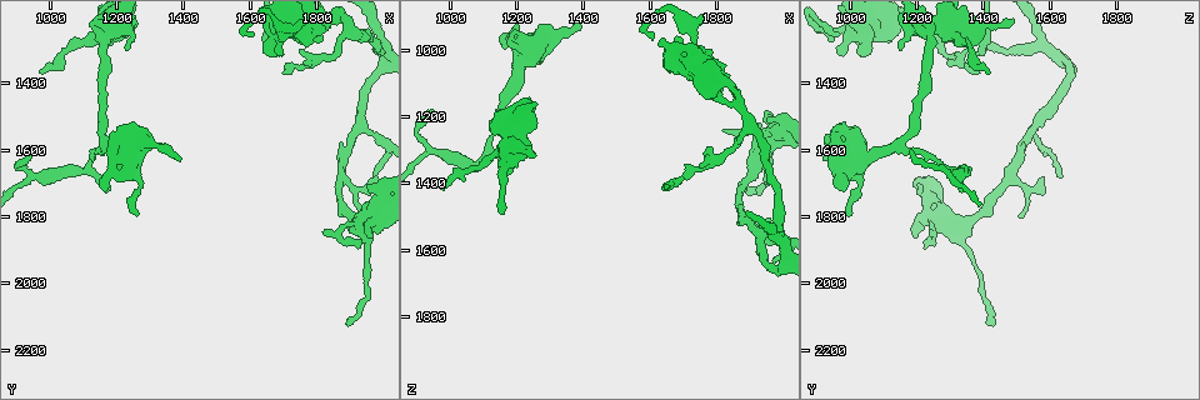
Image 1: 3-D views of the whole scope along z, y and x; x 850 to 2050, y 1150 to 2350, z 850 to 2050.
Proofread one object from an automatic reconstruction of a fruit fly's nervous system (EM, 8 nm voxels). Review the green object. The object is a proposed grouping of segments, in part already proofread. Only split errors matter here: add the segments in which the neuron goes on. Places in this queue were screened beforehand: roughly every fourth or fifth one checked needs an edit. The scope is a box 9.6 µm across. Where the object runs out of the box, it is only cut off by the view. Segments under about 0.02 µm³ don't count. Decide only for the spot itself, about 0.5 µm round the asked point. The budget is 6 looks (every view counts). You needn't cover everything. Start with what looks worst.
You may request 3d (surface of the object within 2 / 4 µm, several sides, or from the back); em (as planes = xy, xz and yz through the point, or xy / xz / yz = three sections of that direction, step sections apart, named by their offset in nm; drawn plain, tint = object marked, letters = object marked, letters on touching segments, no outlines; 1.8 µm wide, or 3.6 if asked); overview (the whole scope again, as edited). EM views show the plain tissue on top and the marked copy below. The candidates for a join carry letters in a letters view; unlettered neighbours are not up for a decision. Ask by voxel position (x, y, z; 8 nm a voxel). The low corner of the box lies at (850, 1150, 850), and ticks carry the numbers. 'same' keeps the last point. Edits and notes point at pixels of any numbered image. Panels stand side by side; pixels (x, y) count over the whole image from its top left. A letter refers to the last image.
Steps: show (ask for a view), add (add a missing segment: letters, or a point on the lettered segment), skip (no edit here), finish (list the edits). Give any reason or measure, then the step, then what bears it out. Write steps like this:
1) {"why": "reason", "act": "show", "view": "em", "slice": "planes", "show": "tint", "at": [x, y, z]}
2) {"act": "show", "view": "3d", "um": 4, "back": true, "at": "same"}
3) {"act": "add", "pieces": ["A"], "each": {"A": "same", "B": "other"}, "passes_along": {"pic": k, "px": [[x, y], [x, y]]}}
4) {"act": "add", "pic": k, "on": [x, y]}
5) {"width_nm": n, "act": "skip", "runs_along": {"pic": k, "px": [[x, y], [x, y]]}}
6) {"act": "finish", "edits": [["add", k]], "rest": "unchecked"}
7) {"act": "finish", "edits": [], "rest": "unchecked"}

{"why": "looks like a crossing", "act": "show", "view": "3d", "um": 2, "back": true, "at": [1180, 1230, 1230]}

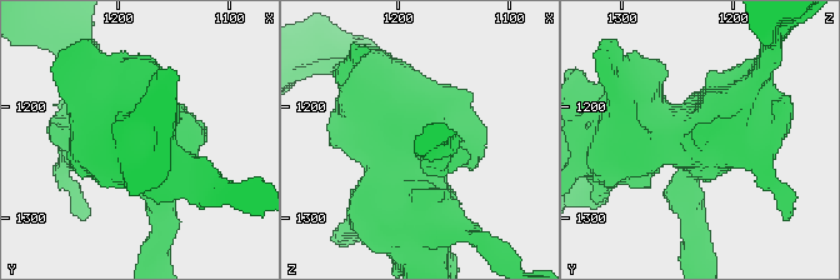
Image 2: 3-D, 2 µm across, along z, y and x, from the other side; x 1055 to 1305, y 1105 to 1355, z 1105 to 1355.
{"act": "show", "view": "em", "slice": "planes", "show": "letters", "at": "same"}

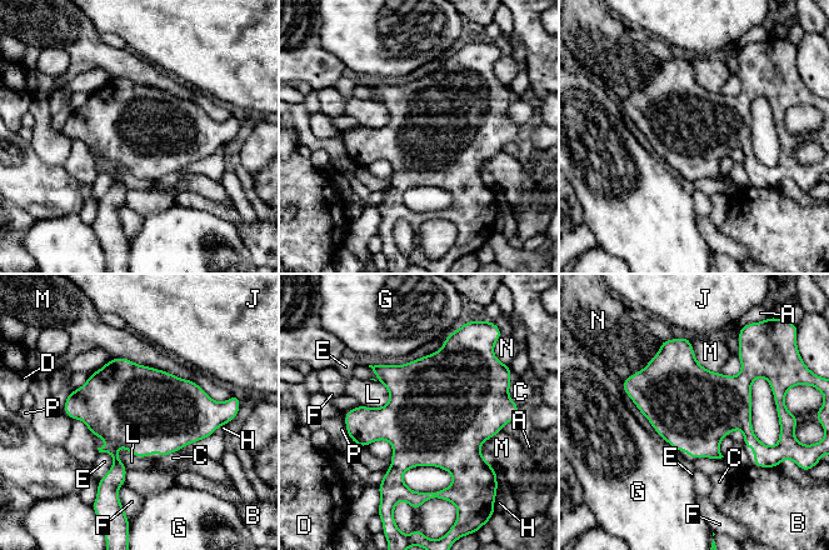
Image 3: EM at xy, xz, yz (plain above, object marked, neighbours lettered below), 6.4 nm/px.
{"width_nm": 550, "act": "skip", "each": {"A": "other", "B": "other", "C": "other", "D": "other", "E": "other", "F": "other", "G": "other", "H": "other", "J": "other", "L": "other", "M": "other", "N": "other", "P": "other"}, "border": {"pic": 3, "px": [[390, 394], [381, 406], [360, 405]]}, "found": "none of them fits"}

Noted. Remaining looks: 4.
{"why": "calibre changes", "act": "show", "view": "3d", "um": 4, "at": [1730, 1250, 970]}

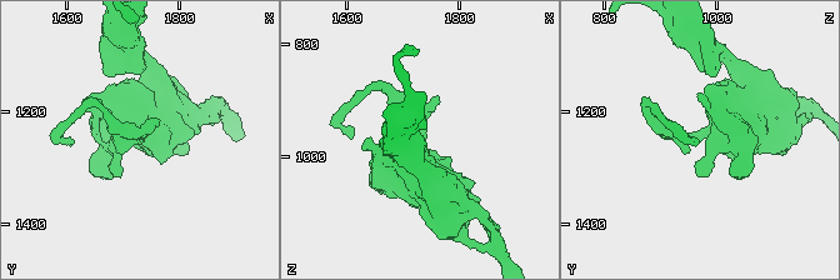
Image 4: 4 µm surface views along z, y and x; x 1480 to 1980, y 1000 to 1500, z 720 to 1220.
{"act": "show", "view": "em", "slice": "planes", "show": "letters", "at": [1730, 1245, 965]}

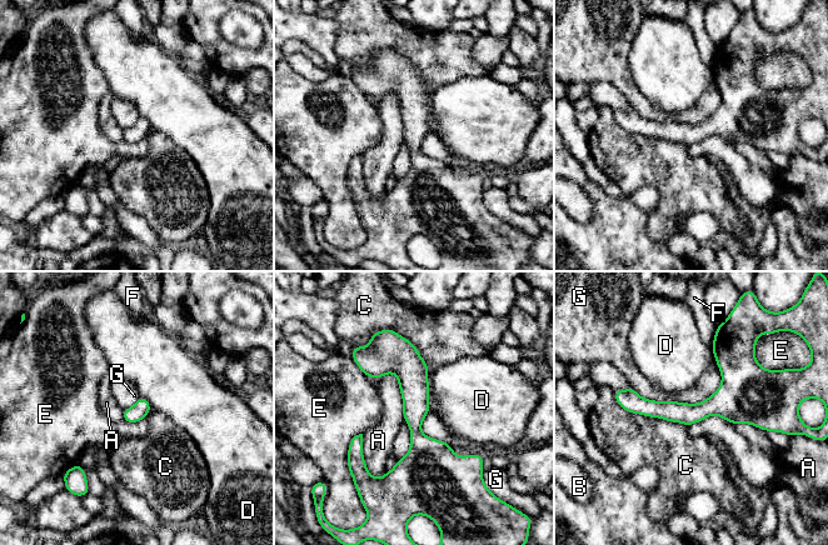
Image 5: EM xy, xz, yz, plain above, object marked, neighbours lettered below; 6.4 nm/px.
{"act": "skip", "each": {"A": "other", "B": "other", "C": "other", "D": "other", "E": "other", "F": "other", "G": "other"}, "runs_along": {"pic": 5, "px": [[620, 398], [664, 410], [769, 405]]}, "found": "none of them fits"}

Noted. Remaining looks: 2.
{"act": "finish", "edits": [], "rest": "unchecked"}

